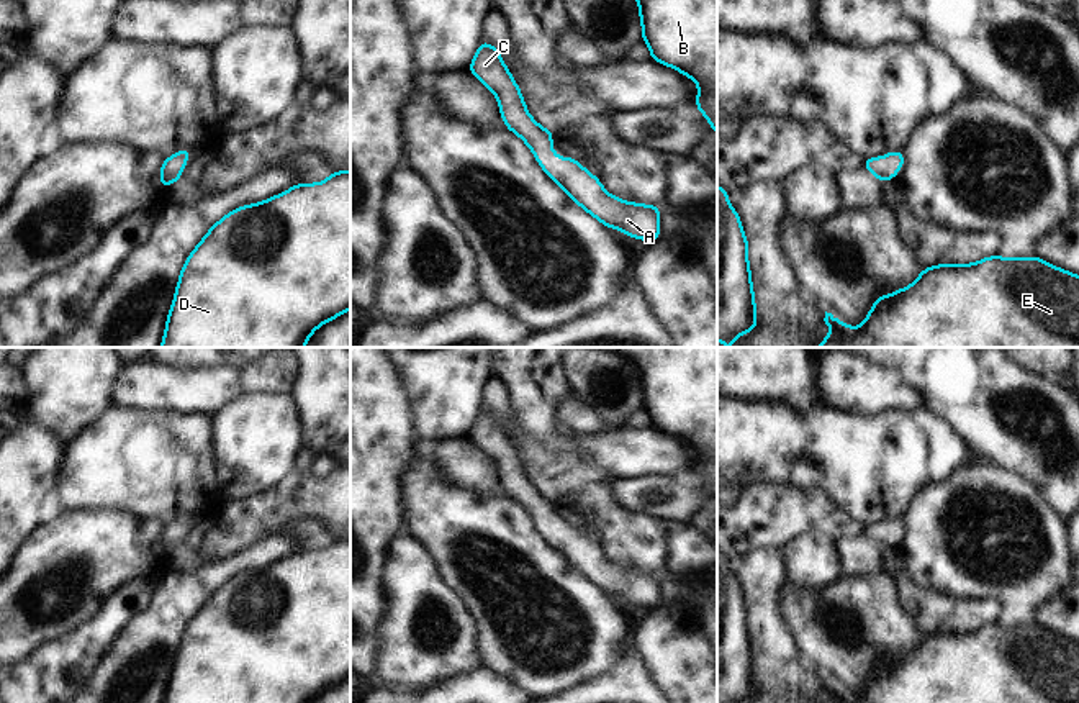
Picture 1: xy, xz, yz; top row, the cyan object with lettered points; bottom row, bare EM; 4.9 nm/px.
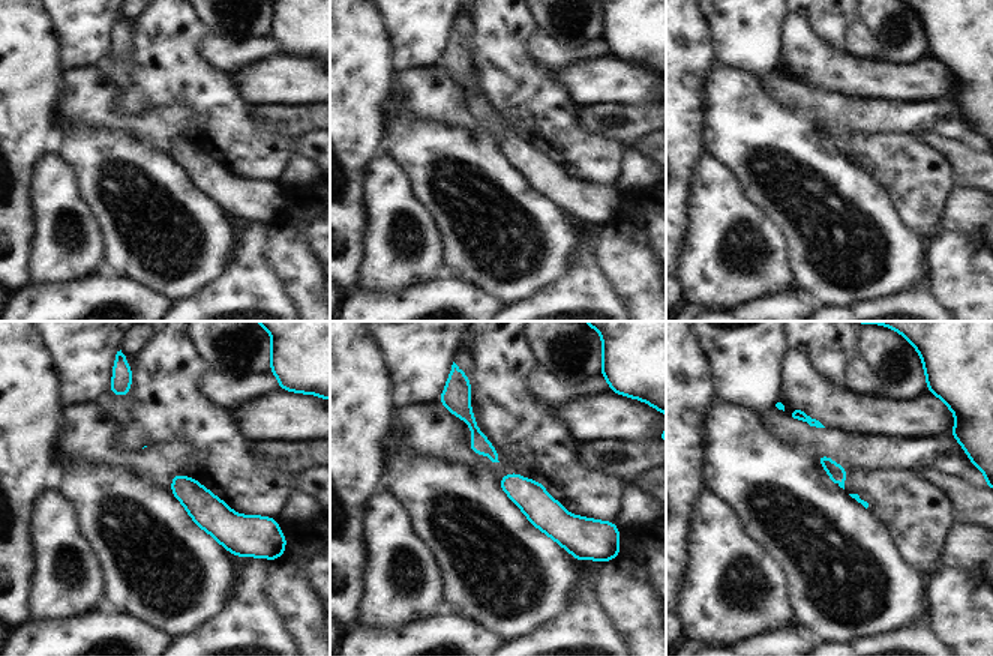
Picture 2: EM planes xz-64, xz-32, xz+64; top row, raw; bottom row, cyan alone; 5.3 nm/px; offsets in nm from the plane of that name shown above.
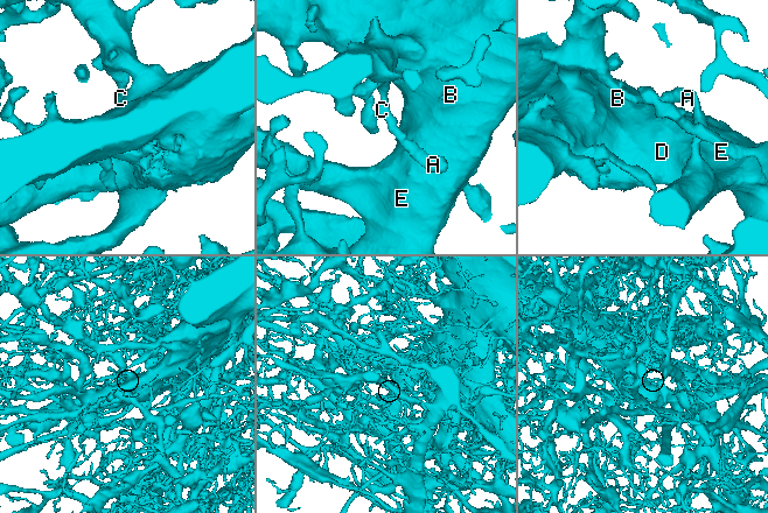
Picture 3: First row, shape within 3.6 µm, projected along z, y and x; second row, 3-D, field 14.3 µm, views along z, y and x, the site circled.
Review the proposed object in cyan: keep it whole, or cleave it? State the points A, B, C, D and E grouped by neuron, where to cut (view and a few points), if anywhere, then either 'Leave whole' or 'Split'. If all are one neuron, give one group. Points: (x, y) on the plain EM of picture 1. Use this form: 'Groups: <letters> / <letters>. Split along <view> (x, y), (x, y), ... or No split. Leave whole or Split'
Groups: A B C D E. No split. Leave whole.

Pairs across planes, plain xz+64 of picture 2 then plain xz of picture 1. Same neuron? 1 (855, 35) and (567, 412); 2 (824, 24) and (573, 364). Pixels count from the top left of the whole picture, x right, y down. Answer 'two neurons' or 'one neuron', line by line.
1: one neuron
2: two neurons

